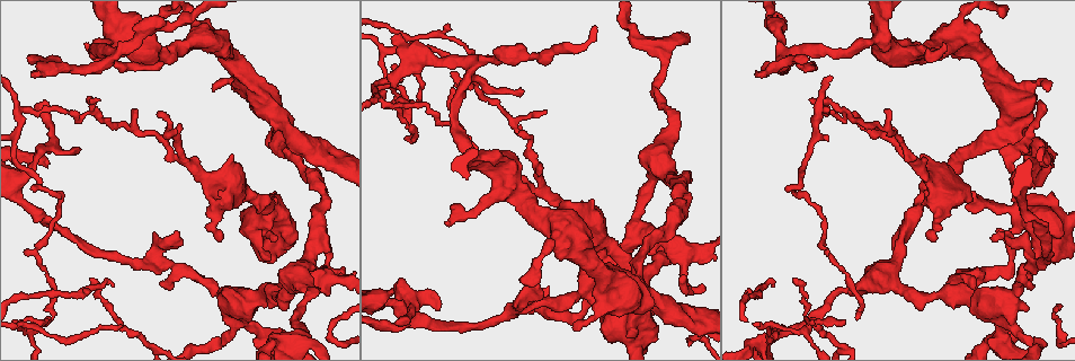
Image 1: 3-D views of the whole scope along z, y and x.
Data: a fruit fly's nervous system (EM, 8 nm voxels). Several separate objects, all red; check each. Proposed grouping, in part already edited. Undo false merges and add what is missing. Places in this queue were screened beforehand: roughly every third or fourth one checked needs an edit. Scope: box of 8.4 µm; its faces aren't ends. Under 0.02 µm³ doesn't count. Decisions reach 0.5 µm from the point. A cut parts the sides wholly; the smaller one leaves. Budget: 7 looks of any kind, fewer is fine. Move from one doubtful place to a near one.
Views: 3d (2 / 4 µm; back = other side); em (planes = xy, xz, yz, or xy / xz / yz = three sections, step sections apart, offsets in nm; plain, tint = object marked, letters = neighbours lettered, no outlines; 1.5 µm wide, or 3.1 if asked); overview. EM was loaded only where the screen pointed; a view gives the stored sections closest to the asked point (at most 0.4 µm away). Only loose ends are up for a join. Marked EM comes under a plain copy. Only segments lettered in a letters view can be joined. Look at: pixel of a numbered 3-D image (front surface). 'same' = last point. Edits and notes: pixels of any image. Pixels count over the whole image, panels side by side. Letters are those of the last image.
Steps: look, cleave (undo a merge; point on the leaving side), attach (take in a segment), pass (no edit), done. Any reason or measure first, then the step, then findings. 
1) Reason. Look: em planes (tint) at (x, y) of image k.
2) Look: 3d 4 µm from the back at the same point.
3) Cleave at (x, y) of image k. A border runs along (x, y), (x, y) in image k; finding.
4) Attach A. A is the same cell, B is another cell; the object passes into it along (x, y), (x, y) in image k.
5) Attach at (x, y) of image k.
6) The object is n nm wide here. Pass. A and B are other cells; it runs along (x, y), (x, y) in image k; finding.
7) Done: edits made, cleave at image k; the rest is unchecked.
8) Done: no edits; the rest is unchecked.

Branch stops here. Look: em planes (letters) at (35, 73) of image 1.

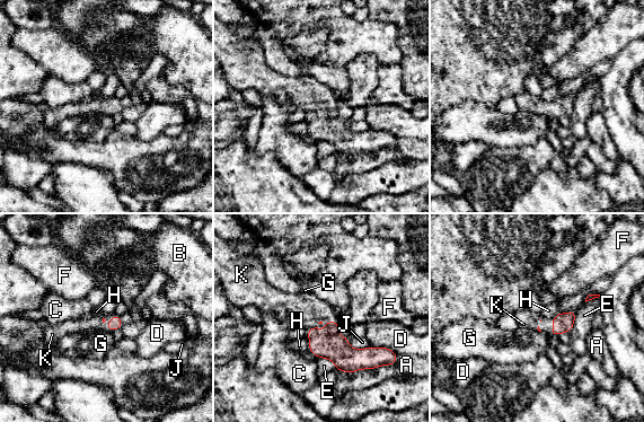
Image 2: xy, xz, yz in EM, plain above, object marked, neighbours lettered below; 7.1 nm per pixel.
Attach K. K is the same cell, A, B, C, D, E, F, G, H and J are other cells; the object passes into it along (331, 345), (322, 323), (303, 308) in image 2; the cell continues.

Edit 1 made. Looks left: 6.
Look: overview.

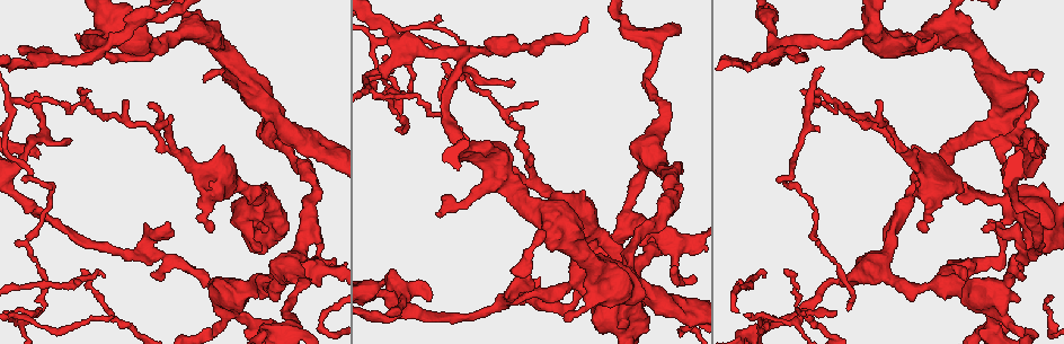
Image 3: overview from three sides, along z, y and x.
Branch stops here. Look: 3d 4 µm at (802, 90) of image 3.

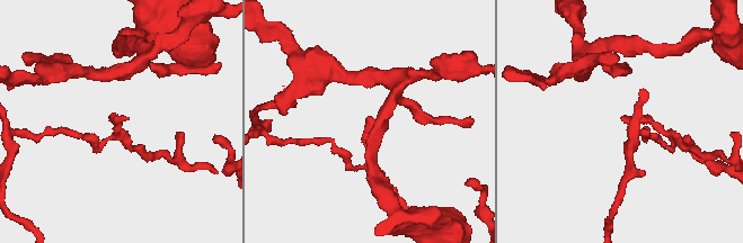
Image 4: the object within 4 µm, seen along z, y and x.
Look: em yz step 4 (letters) at (129, 118) of image 4.

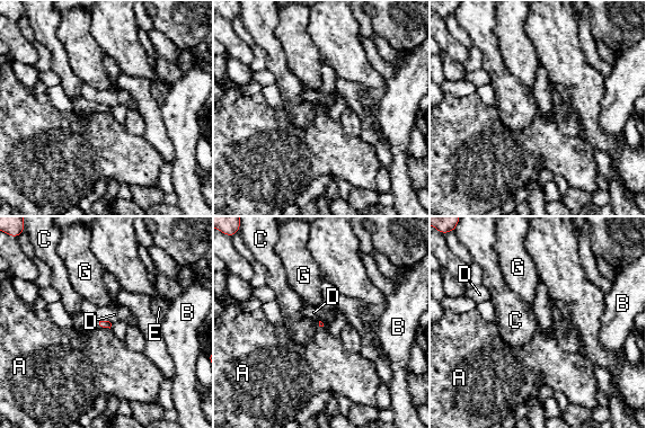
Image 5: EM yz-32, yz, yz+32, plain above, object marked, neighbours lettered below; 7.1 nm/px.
Look: em planes (letters) at the same point.

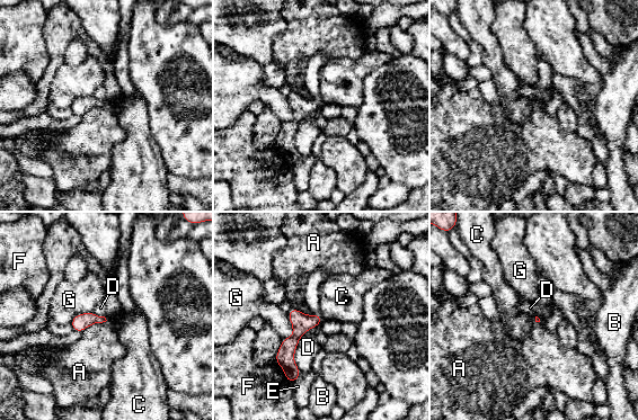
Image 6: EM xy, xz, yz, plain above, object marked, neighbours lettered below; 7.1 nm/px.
Pass. A, B, C, D, E, F and G are other cells; a border runs along (106, 320), (91, 323), (81, 332) in image 6; none of them fits.

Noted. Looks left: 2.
Side arm on a straight run. Look: em xy step 4 (tint) at (172, 149) of image 3.

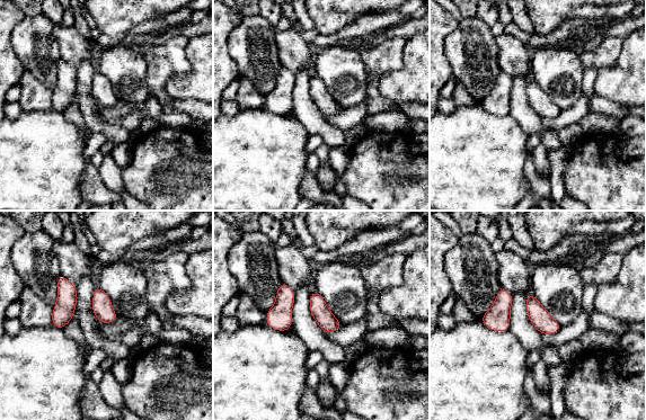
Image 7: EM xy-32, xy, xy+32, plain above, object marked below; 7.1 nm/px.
Look: em planes (letters) at the same point.

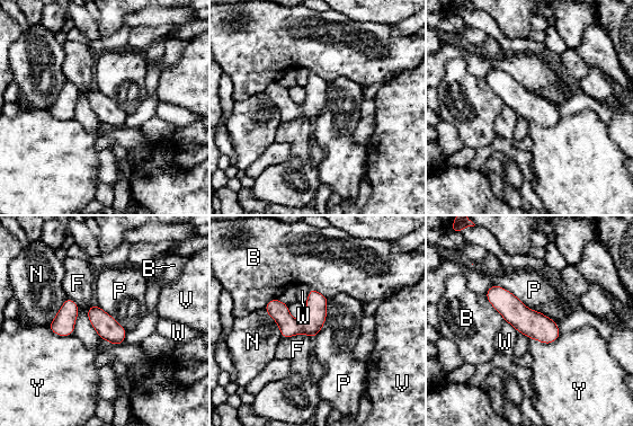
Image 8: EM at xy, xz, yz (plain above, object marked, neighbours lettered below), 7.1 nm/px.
The object is 160 nm wide here. Pass. B, F, N, P, V, W and Y are other cells; all the same cell.

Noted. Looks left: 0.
Done: edits made, attach at image 2; the rest is unchecked.

